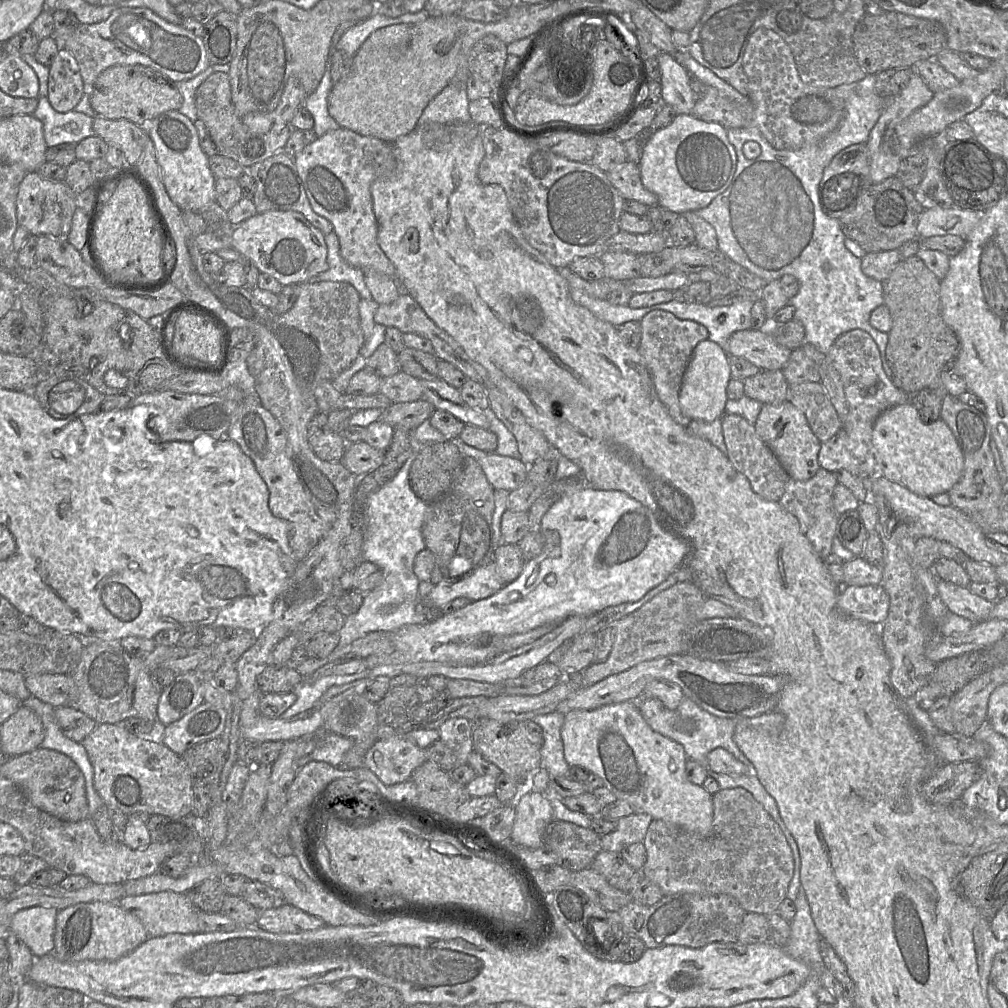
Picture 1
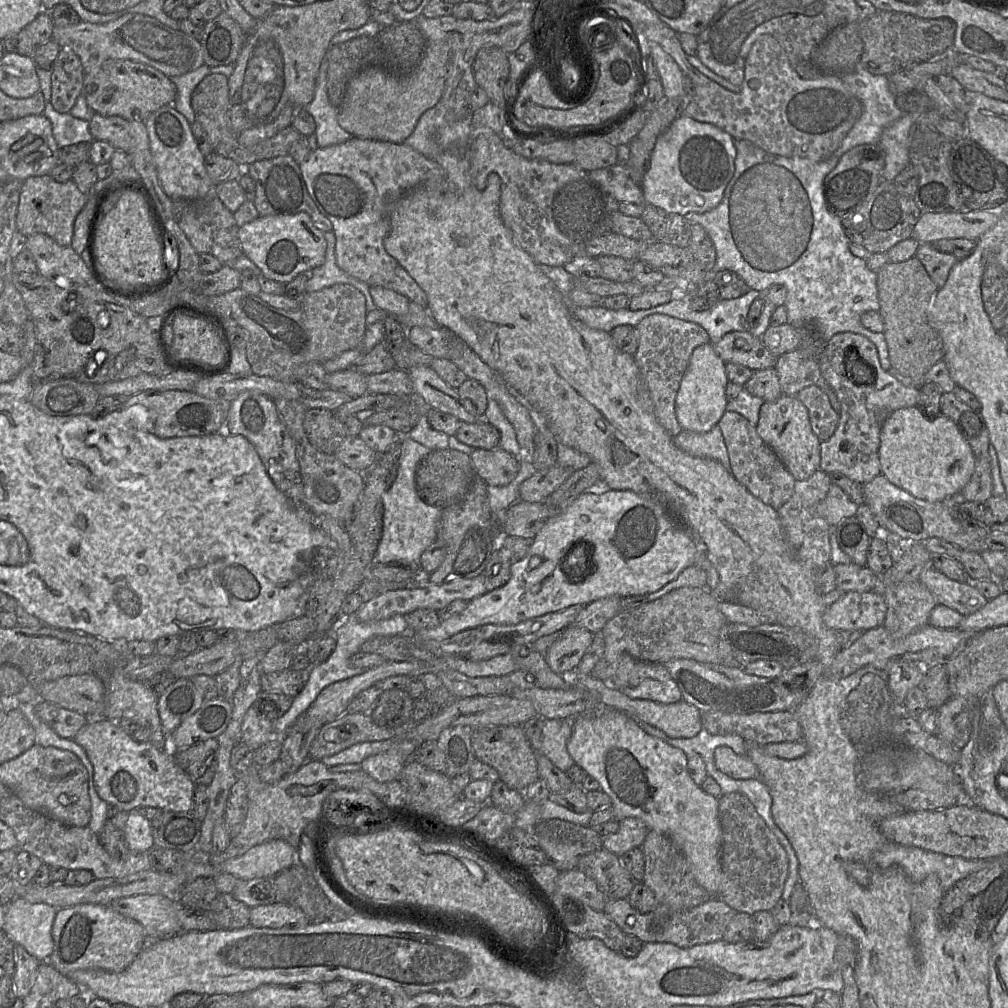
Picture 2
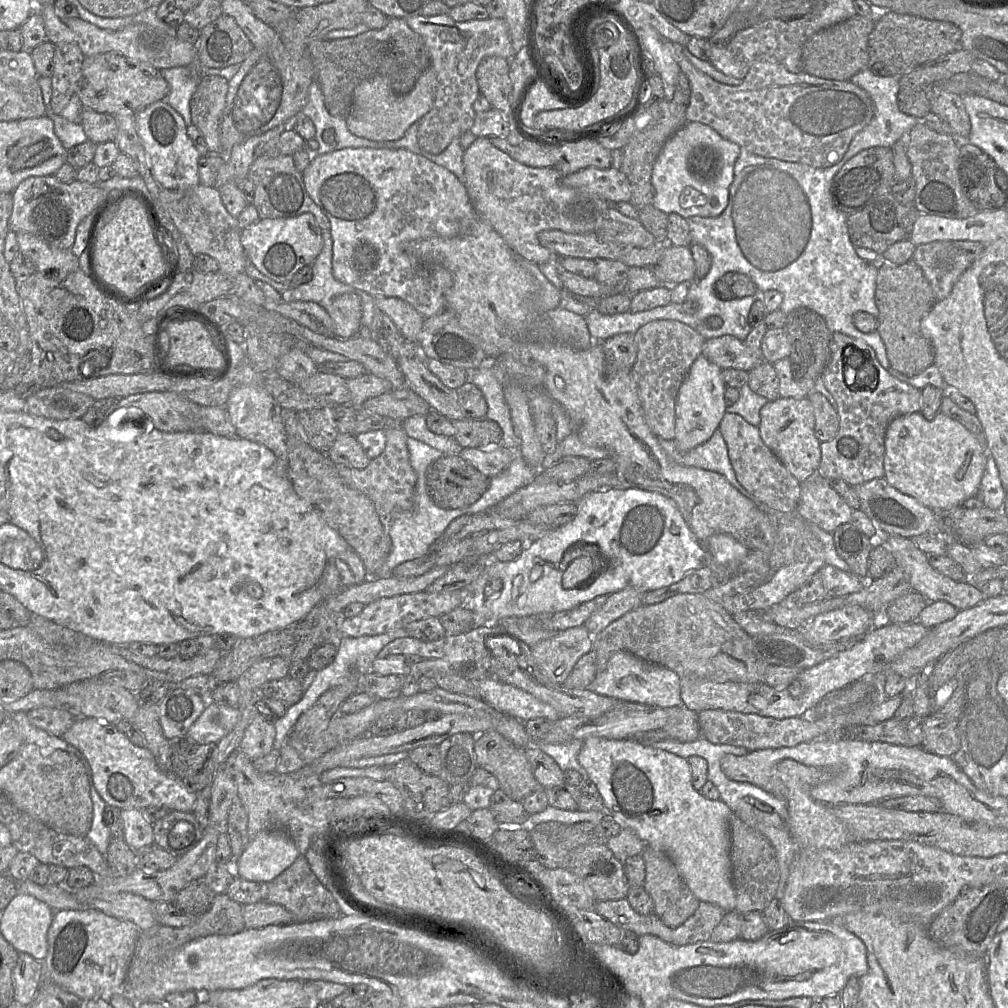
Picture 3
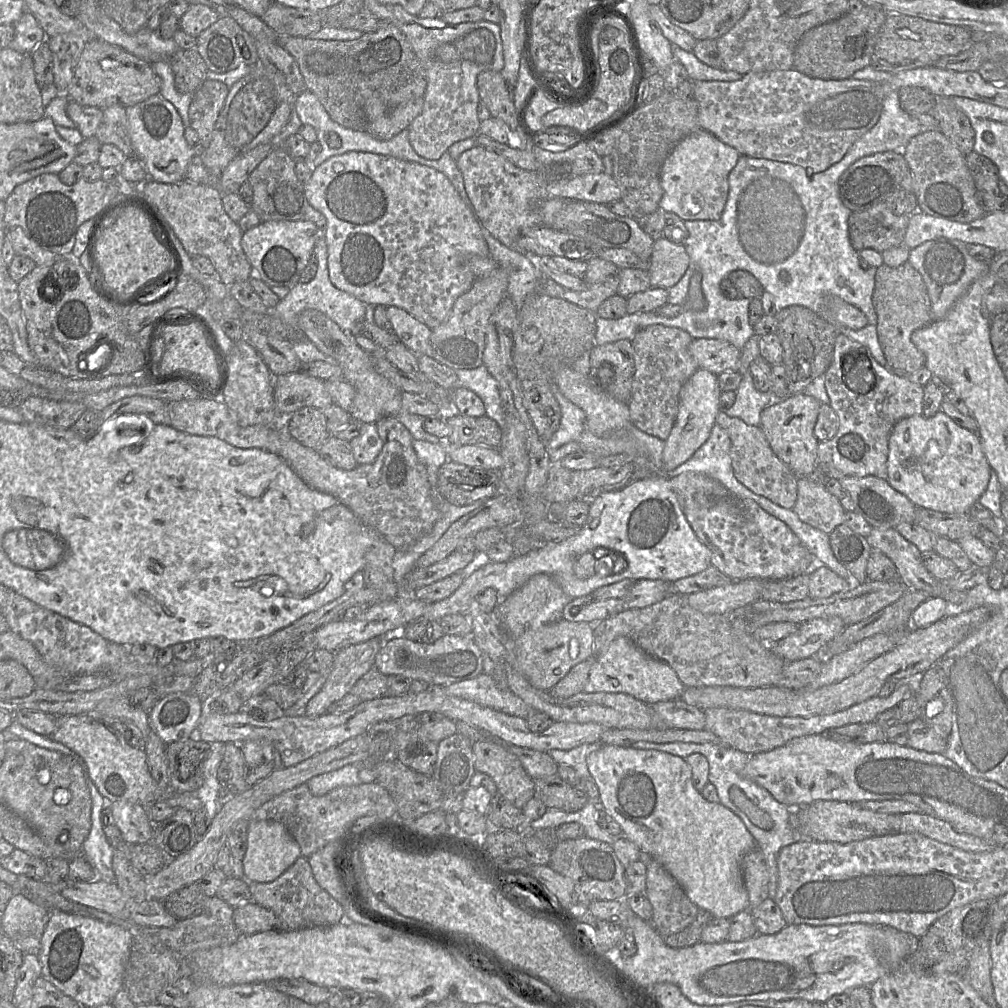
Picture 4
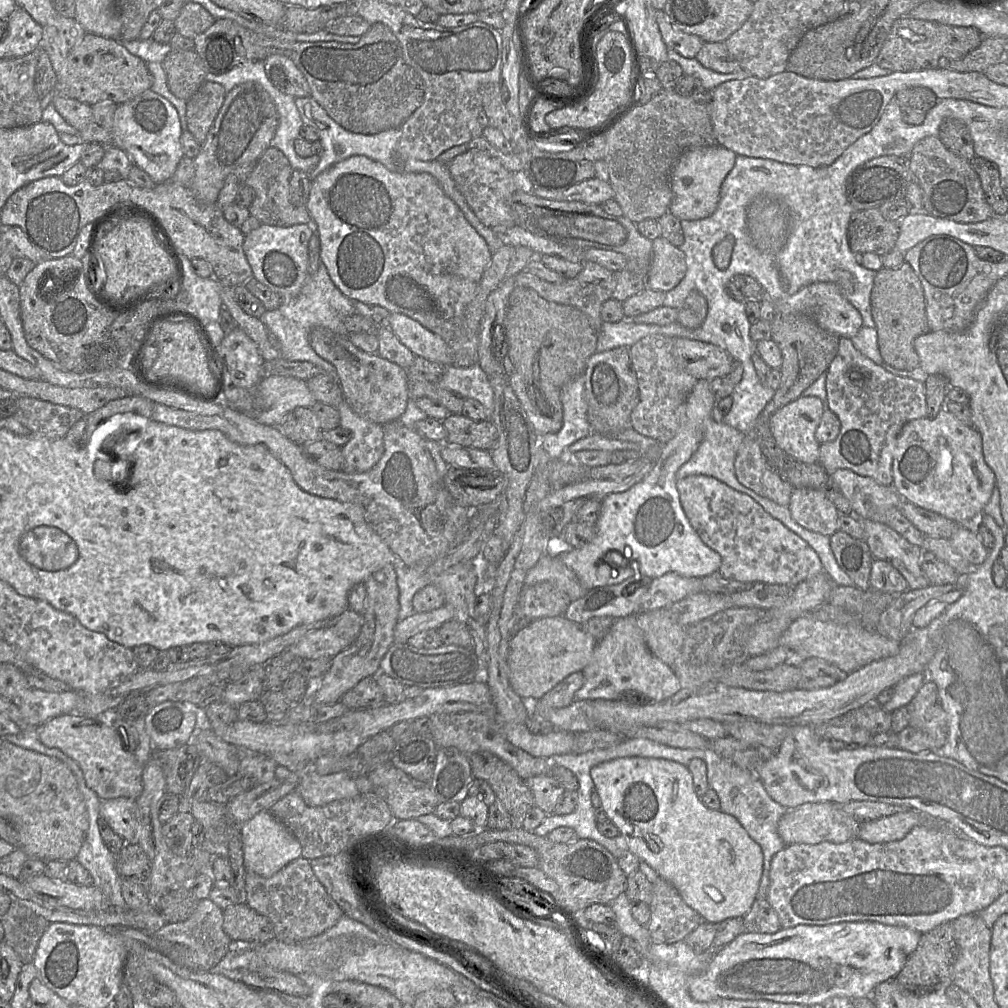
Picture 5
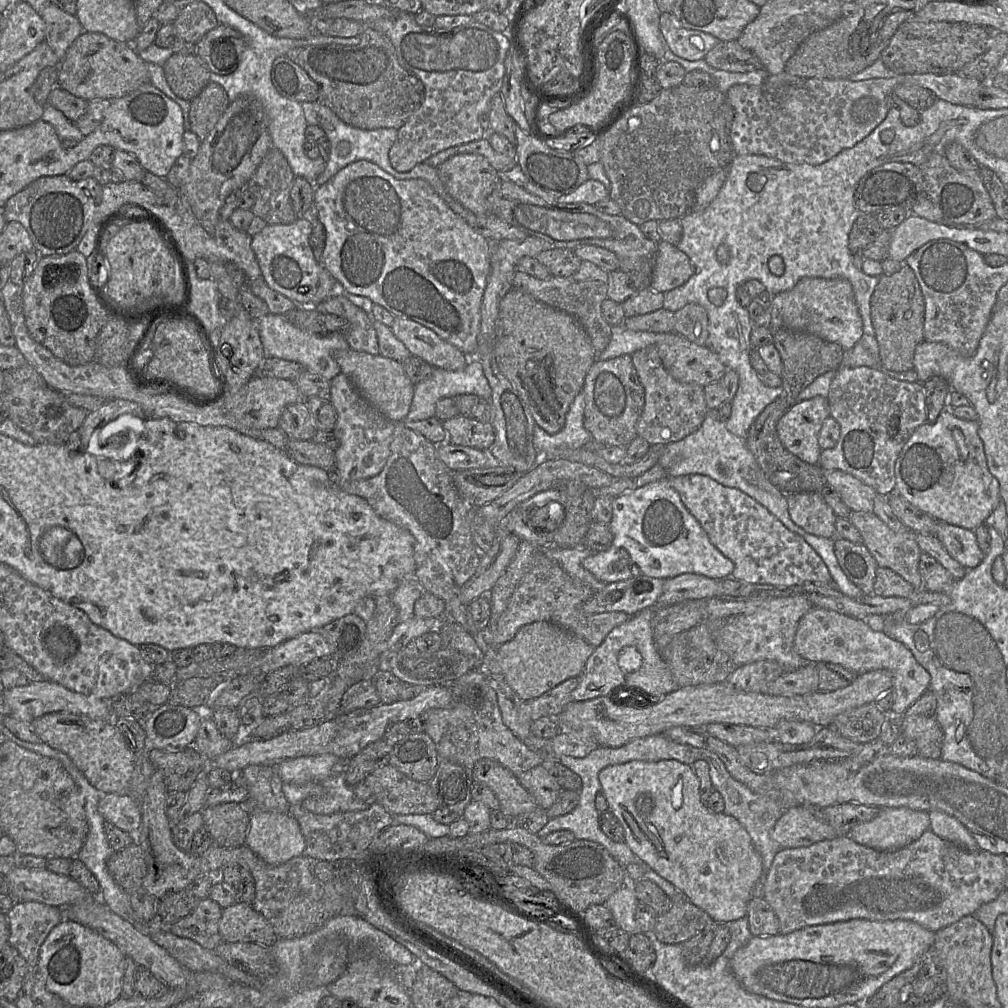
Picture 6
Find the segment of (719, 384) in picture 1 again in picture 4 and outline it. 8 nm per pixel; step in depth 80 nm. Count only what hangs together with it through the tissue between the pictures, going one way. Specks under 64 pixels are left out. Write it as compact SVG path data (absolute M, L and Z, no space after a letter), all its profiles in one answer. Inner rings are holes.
M698 368L682 386L679 396L678 414L663 450L663 472L669 473L686 462L707 441L720 411L721 391L718 375Z

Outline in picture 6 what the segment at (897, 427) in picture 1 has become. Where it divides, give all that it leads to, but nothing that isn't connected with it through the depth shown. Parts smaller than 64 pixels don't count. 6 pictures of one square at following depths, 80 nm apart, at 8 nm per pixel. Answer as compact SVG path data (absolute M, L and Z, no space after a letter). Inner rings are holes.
M943 409L933 423L926 421L912 433L895 463L895 492L938 522L975 530L1001 500L998 480L990 473L977 421L956 417L951 409Z

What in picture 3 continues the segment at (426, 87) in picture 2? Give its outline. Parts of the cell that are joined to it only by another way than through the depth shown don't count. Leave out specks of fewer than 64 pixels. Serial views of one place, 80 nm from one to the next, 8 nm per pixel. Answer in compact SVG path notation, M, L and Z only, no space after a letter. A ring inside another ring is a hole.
M431 66L419 77L414 88L405 95L395 94L387 80L381 76L365 80L353 92L352 108L346 118L347 127L354 135L369 140L398 140L414 122L431 110L437 86L437 75Z

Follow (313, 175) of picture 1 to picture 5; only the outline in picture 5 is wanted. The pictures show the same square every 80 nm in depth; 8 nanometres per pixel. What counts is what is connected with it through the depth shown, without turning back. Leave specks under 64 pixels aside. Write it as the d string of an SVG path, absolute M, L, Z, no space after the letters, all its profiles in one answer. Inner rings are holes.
M355 155L332 165L312 181L306 207L314 222L315 231L320 237L321 260L324 262L335 286L346 297L370 306L382 306L390 313L404 314L439 335L446 342L456 335L456 328L460 326L461 316L466 306L474 298L476 288L491 262L493 253L491 253L484 238L466 220L456 203L444 193L435 177L429 173L391 172L378 161L367 156Z

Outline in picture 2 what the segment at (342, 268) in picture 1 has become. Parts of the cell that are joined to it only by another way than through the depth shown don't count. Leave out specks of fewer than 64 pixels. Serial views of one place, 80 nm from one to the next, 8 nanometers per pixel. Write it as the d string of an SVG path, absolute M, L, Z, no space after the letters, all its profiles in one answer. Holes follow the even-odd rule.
M333 230L325 232L324 238L327 243L325 262L310 272L305 292L316 292L335 284L348 284L355 287L364 295L367 313L379 309L373 302L369 291L370 286L359 279L350 276L337 265L335 255L336 237Z

